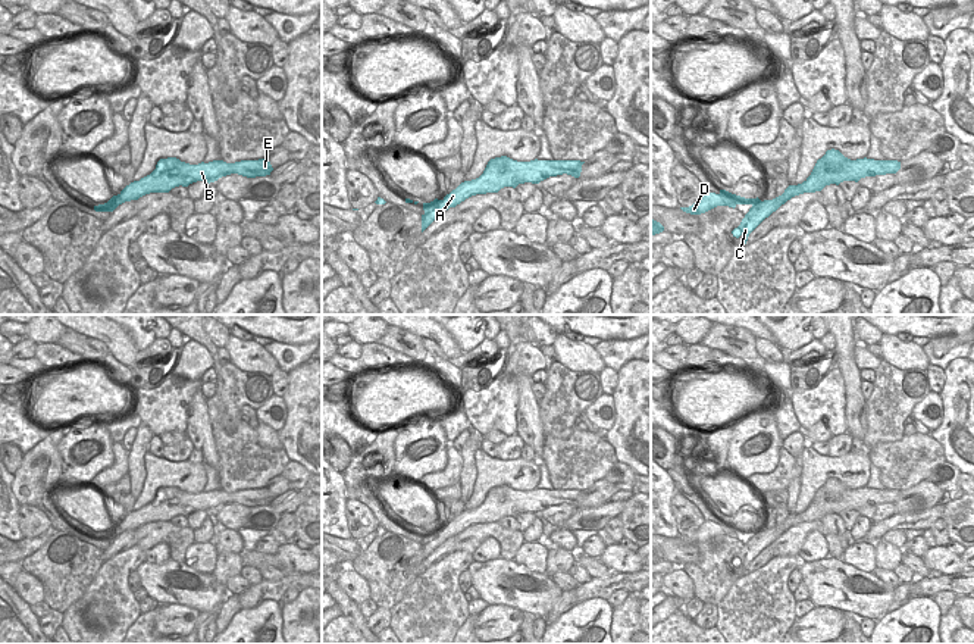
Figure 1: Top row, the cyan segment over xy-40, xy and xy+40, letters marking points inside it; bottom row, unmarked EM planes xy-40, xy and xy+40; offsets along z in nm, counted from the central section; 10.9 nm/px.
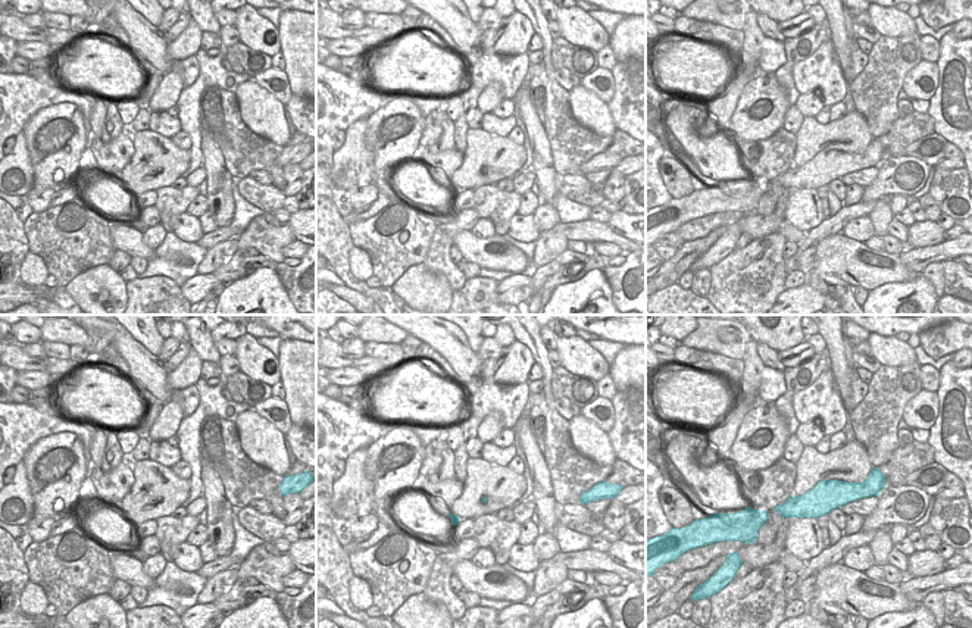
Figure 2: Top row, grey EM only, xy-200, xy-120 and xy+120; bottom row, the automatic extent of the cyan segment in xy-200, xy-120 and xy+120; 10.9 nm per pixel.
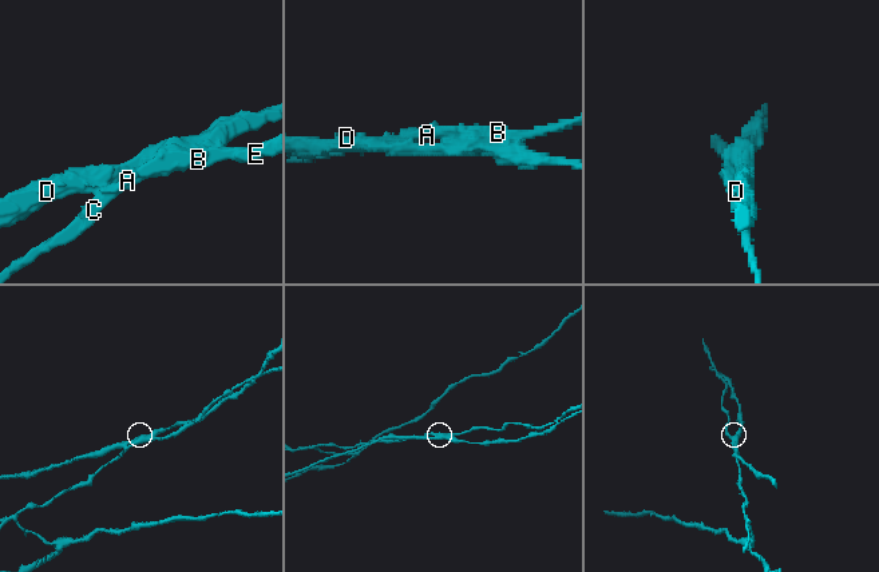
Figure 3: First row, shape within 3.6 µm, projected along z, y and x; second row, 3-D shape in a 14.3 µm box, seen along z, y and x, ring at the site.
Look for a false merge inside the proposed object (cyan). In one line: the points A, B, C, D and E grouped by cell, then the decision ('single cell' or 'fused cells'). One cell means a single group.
A B C E / D; fused cells

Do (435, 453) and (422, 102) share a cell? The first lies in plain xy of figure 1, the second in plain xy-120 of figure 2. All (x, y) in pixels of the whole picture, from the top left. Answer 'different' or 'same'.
different

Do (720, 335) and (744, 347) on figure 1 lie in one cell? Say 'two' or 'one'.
one

